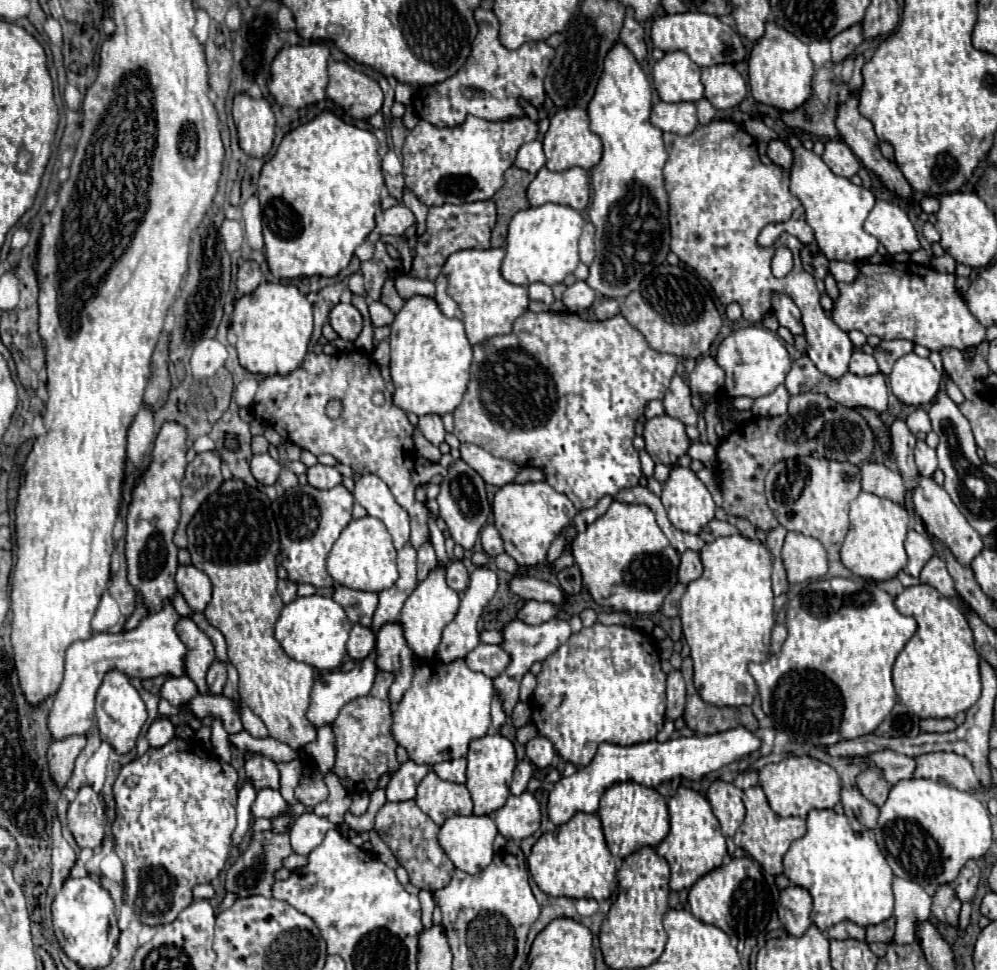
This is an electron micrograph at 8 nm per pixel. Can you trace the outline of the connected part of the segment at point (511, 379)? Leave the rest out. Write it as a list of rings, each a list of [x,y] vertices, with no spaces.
[[[527,310],[523,316],[519,316],[515,320],[511,334],[493,336],[493,338],[485,340],[483,344],[473,346],[471,382],[467,386],[463,402],[453,412],[453,418],[455,418],[455,430],[453,430],[453,434],[461,442],[475,444],[475,446],[487,450],[489,454],[493,454],[497,458],[515,462],[519,468],[525,468],[525,466],[541,468],[545,472],[545,482],[549,482],[557,492],[565,494],[573,502],[573,506],[577,510],[593,508],[597,504],[597,500],[601,500],[603,496],[607,496],[607,494],[615,496],[619,490],[631,488],[631,486],[639,484],[643,472],[641,472],[639,452],[633,448],[635,422],[643,414],[643,410],[645,410],[645,406],[647,406],[649,400],[665,396],[665,392],[669,388],[669,382],[671,382],[671,378],[675,374],[675,368],[677,368],[677,356],[673,356],[673,354],[661,354],[661,352],[651,350],[649,344],[643,338],[643,334],[639,330],[635,330],[621,314],[617,314],[615,318],[603,320],[603,322],[589,322],[589,320],[583,320],[581,316],[571,314],[571,312],[561,312],[561,314],[541,312],[541,314],[535,314],[535,312]]]

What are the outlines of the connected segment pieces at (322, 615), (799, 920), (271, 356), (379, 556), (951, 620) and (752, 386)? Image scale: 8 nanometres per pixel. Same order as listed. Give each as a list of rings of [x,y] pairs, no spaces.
[[[307,596],[307,598],[297,598],[289,604],[283,606],[281,618],[275,624],[275,638],[287,652],[297,662],[309,664],[317,670],[335,670],[341,666],[347,650],[347,638],[351,632],[351,622],[345,614],[345,610],[333,600],[325,596]]]
[[[789,886],[779,894],[779,922],[791,936],[801,936],[809,926],[811,914],[811,896],[805,888]]]
[[[263,282],[255,292],[235,302],[231,330],[237,336],[235,348],[245,370],[263,376],[291,374],[305,360],[313,332],[313,308],[295,286]]]
[[[373,516],[351,520],[327,556],[327,572],[337,584],[353,588],[353,590],[381,592],[393,586],[393,582],[399,578],[397,550],[393,548],[391,534],[387,532],[385,524]]]
[[[927,584],[905,588],[895,598],[895,608],[917,620],[917,632],[899,652],[893,666],[899,702],[919,718],[955,718],[961,710],[971,708],[981,696],[979,654],[961,608]]]
[[[747,326],[731,332],[717,348],[715,356],[717,364],[725,370],[725,388],[723,392],[729,398],[737,396],[749,396],[749,398],[761,398],[765,394],[771,394],[779,384],[783,384],[787,372],[791,370],[791,358],[785,350],[783,342],[777,338],[777,334],[761,328],[761,326]]]

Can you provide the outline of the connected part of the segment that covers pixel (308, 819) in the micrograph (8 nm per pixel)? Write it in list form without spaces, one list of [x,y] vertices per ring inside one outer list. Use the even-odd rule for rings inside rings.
[[[301,814],[289,832],[293,852],[309,854],[313,848],[317,848],[323,842],[327,830],[332,828],[336,826],[325,818],[319,818],[317,814]]]

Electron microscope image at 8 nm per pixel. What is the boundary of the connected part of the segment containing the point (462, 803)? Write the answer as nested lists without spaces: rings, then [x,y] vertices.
[[[433,770],[421,780],[417,788],[417,806],[441,826],[451,816],[471,816],[473,802],[465,784],[441,780]]]

